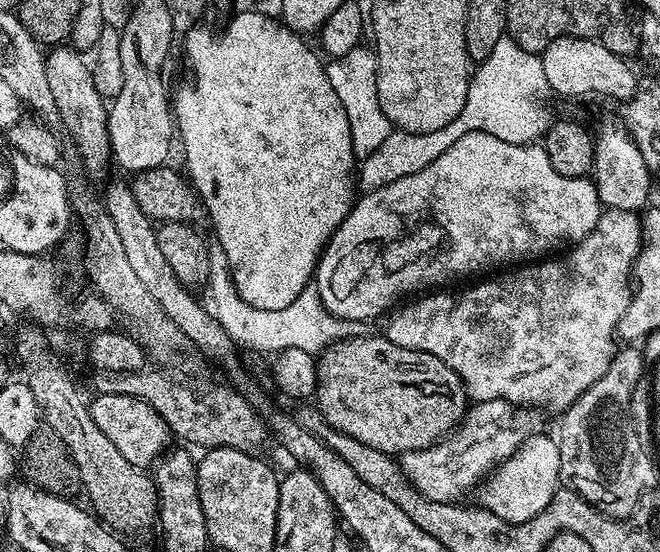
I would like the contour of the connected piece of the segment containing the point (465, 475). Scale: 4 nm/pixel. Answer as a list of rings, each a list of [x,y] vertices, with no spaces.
[[[504,399],[477,401],[464,414],[452,433],[426,448],[405,452],[399,459],[400,469],[409,483],[431,501],[448,503],[461,499],[466,490],[497,464],[517,451],[523,433],[516,424],[515,405]]]

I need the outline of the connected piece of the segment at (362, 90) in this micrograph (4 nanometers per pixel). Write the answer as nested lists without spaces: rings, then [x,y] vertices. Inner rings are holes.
[[[364,47],[351,48],[346,54],[329,59],[326,64],[330,86],[334,86],[350,122],[352,150],[360,158],[374,154],[374,150],[378,150],[378,146],[382,146],[394,130],[386,114],[382,114],[382,106],[378,102],[376,53],[371,47]]]

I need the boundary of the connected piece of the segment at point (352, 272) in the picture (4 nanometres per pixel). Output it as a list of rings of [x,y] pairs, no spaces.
[[[485,132],[466,133],[462,138],[458,138],[458,142],[454,142],[454,146],[450,146],[450,150],[446,150],[446,154],[434,158],[434,162],[430,162],[430,166],[426,166],[426,170],[418,170],[418,174],[398,178],[398,182],[390,182],[373,192],[364,192],[361,197],[361,200],[359,197],[353,203],[352,209],[348,211],[346,218],[338,226],[332,239],[325,244],[314,271],[314,283],[321,292],[324,306],[342,322],[372,320],[375,316],[380,315],[383,317],[397,303],[395,300],[399,296],[404,296],[407,292],[420,294],[428,289],[439,289],[441,286],[447,285],[444,284],[447,280],[456,280],[459,276],[466,275],[467,272],[484,272],[487,268],[497,267],[496,269],[499,269],[501,266],[512,266],[520,261],[532,262],[537,258],[547,257],[551,253],[548,251],[552,247],[563,249],[565,246],[571,246],[576,241],[586,238],[586,234],[590,234],[590,230],[594,230],[602,211],[598,190],[591,179],[558,174],[554,170],[554,166],[550,166],[550,158],[544,152],[543,147],[537,146],[535,143],[502,142],[502,138],[494,138],[494,134],[486,134]]]

